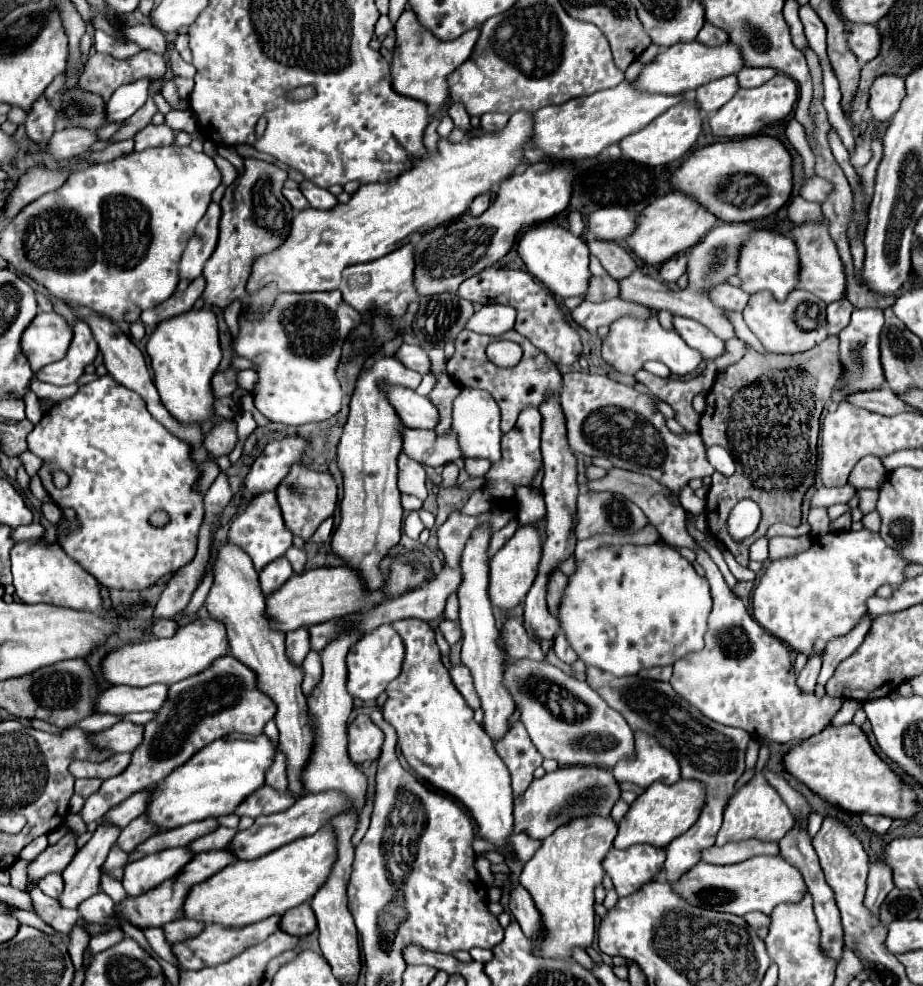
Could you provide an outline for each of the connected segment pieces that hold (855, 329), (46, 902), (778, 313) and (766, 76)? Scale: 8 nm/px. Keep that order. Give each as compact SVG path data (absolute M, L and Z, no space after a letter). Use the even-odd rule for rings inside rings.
M854 309L850 323L840 331L840 365L842 377L838 387L832 393L834 403L846 401L848 395L858 391L874 391L882 389L886 383L884 369L880 363L880 331L884 325L882 309Z
M34 887L30 891L30 899L32 899L32 907L34 907L36 915L42 921L46 921L48 925L52 925L56 931L68 935L72 931L72 927L76 925L78 911L76 909L64 909L58 899L46 897L38 887Z
M794 289L784 303L774 301L770 291L754 293L744 309L744 321L768 353L802 353L828 337L826 303L802 289Z
M742 67L738 71L738 83L740 87L758 87L764 85L766 81L770 81L770 77L774 77L778 71L770 69L770 67L762 67L762 69L754 69L754 67Z

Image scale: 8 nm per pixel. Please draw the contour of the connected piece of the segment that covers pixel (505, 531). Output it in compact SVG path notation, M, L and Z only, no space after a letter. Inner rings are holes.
M514 517L514 519L510 519L500 531L496 531L494 533L494 537L492 537L492 545L490 545L490 557L514 535L514 531L516 531L516 527L518 527L518 519Z

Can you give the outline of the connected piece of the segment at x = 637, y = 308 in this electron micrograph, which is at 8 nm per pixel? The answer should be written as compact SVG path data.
M616 297L614 301L602 301L602 303L592 303L588 299L584 299L578 307L574 307L570 311L572 321L586 329L588 333L594 333L598 327L602 325L610 325L614 323L618 317L622 315L634 315L634 317L648 317L650 311L642 305L634 305L634 303L626 303L624 299Z

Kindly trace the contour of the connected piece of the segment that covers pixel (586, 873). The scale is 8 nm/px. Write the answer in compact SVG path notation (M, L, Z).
M578 817L546 837L534 857L524 865L520 885L534 897L546 929L550 929L550 941L536 945L544 957L570 957L572 947L590 947L596 931L594 889L602 883L604 869L600 863L612 847L616 833L618 823L612 817Z

